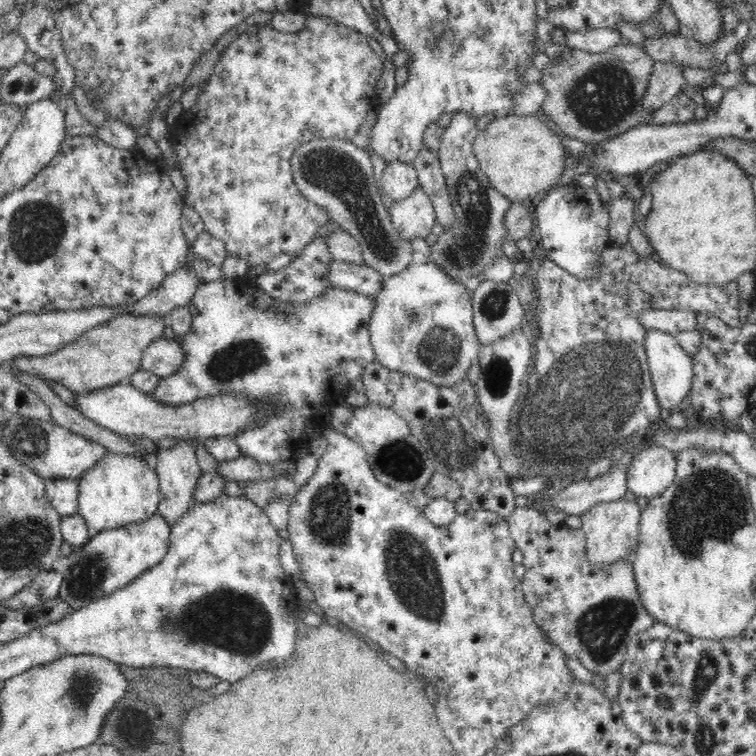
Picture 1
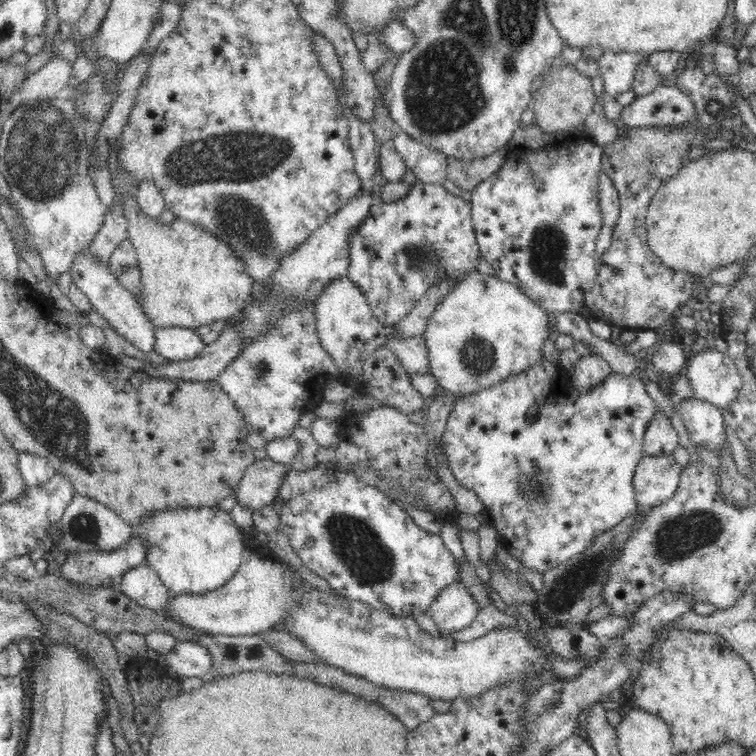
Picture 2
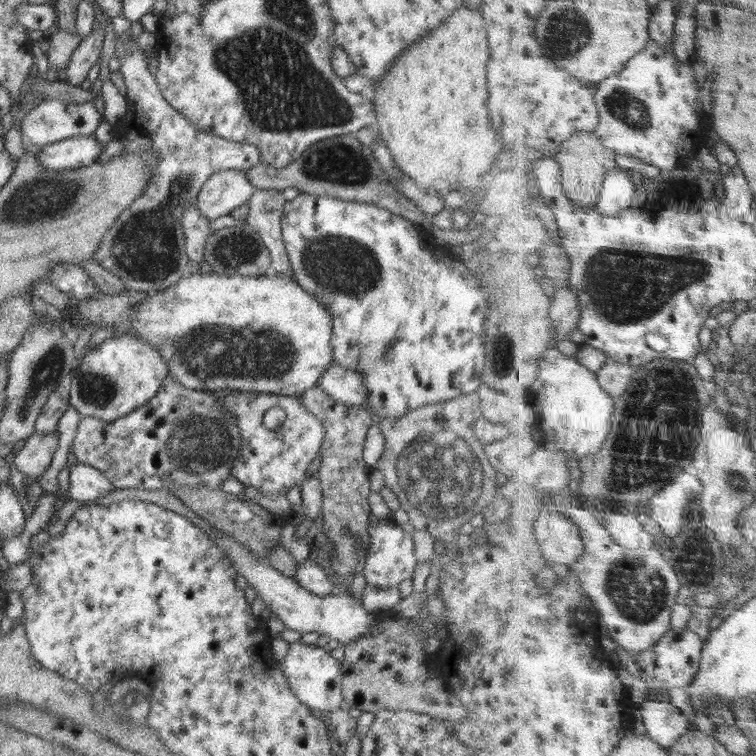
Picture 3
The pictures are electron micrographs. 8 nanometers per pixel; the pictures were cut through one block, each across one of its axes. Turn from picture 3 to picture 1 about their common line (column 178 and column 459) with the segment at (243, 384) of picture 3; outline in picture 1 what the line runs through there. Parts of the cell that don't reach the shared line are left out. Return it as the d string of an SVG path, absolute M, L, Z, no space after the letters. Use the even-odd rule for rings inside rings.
M432 259L408 264L406 270L385 278L384 286L373 297L369 323L375 361L390 370L429 381L440 387L452 387L468 379L468 370L480 357L481 343L473 323L472 294L463 282L454 279Z

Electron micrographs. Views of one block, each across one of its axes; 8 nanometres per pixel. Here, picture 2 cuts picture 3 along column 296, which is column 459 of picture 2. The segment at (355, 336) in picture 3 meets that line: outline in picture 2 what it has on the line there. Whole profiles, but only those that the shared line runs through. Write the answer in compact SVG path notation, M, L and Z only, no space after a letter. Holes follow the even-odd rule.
M417 180L413 185L411 185L411 189L402 198L396 199L392 202L382 201L378 198L370 207L364 222L361 222L360 226L357 226L349 236L349 267L347 270L347 276L349 276L349 279L352 280L352 282L365 294L369 307L374 313L374 317L386 328L392 328L402 318L405 318L410 310L418 304L418 300L424 296L424 293L427 290L430 290L438 280L441 280L441 282L451 280L451 282L456 285L458 282L462 282L462 280L464 280L464 276L466 276L466 274L472 274L472 272L476 272L478 270L478 258L481 257L481 252L477 243L473 220L471 217L470 200L471 197L469 193L464 194L463 197L456 196L452 194L452 192L448 192L442 183L424 183Z

